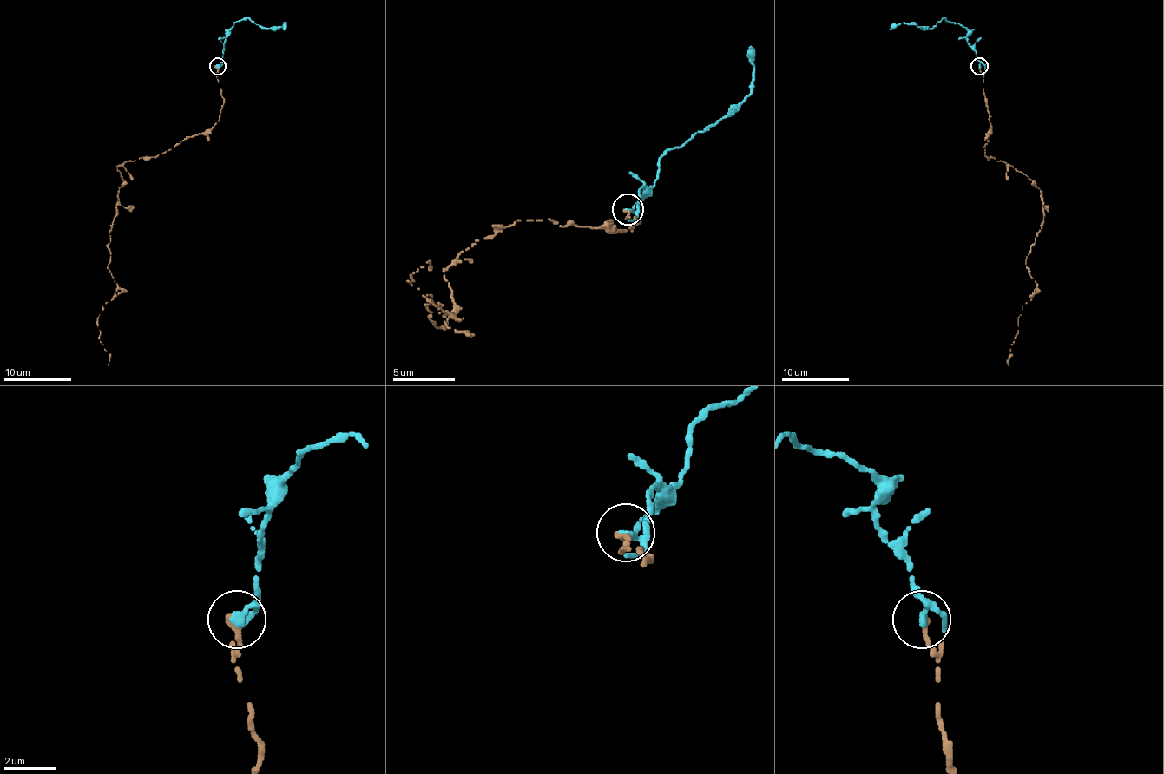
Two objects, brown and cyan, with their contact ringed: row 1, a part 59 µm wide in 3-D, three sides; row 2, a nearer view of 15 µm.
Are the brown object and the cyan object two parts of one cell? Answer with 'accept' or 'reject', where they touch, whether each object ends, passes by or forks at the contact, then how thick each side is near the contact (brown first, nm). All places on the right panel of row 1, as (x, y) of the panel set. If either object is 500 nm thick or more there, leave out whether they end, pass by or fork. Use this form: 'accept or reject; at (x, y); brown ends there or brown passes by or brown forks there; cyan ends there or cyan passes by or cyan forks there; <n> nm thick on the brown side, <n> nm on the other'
accept; at (979, 66); brown ends there; cyan passes by; 280 nm thick on the brown side, 240 nm on the other

